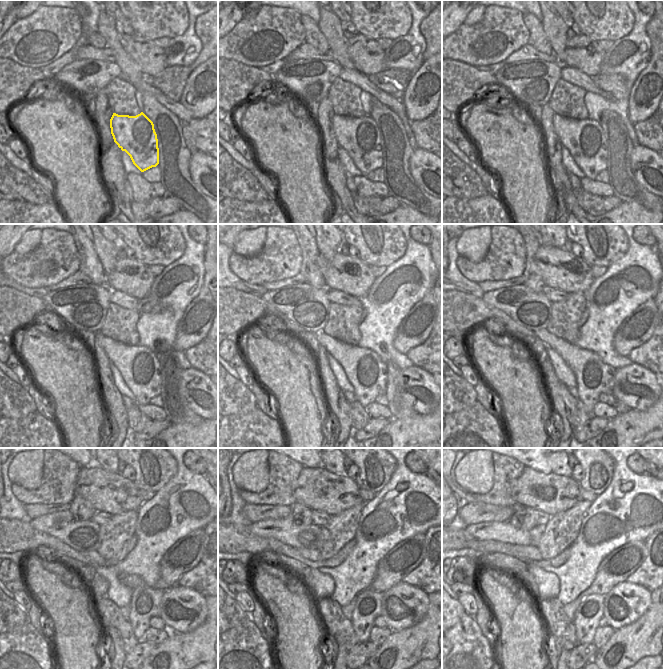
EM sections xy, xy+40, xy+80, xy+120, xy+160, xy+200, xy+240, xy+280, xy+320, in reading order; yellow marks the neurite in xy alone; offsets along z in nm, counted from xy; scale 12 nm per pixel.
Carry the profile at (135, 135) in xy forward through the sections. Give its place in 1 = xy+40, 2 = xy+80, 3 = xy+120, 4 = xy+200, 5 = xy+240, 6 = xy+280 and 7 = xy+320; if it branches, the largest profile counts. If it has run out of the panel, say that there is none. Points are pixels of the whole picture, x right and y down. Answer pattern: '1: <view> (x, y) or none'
1: xy+40 (360, 137)
2: xy+80 (584, 139)
3: xy+120 (139, 367)
4: xy+200 (594, 377)
5: xy+240 (145, 603)
6: xy+280 (368, 607)
7: xy+320 (586, 620)

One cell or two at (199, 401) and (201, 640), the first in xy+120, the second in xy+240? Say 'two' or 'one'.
two

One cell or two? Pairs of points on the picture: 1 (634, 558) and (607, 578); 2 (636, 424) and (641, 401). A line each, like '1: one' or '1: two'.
1: one
2: two

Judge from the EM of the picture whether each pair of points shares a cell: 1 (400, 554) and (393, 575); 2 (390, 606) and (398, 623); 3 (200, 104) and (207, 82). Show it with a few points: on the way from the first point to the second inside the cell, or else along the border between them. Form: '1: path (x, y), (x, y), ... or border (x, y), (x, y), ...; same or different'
1: path (400, 559), (393, 567), (393, 570); same
2: path (394, 610), (398, 614), (398, 619); same
3: path (201, 99), (201, 92), (204, 87); same

